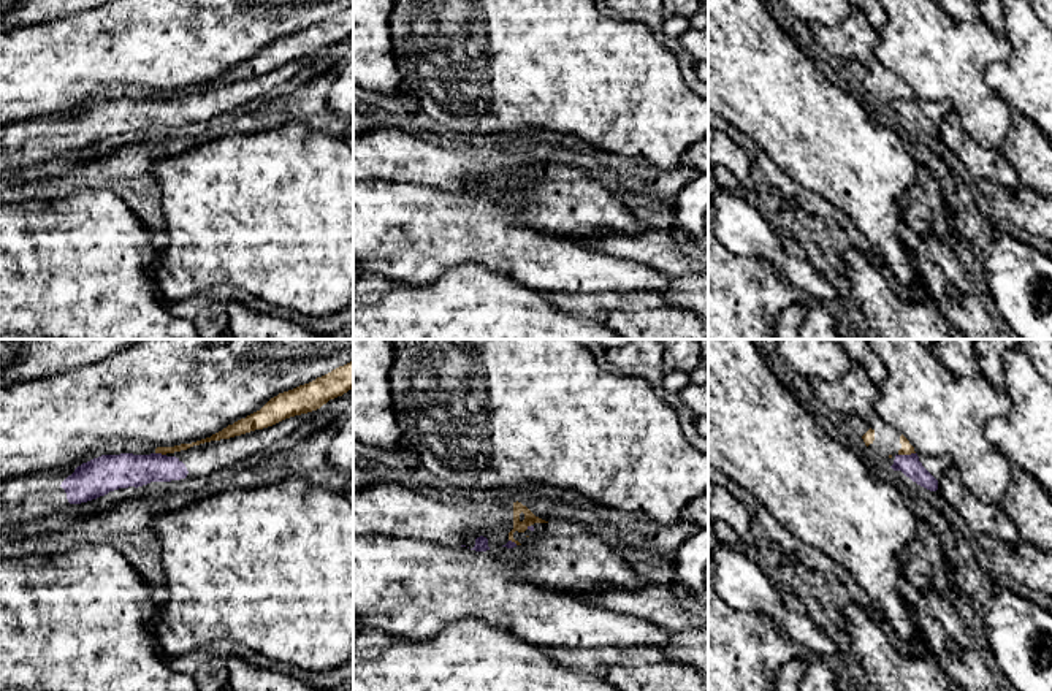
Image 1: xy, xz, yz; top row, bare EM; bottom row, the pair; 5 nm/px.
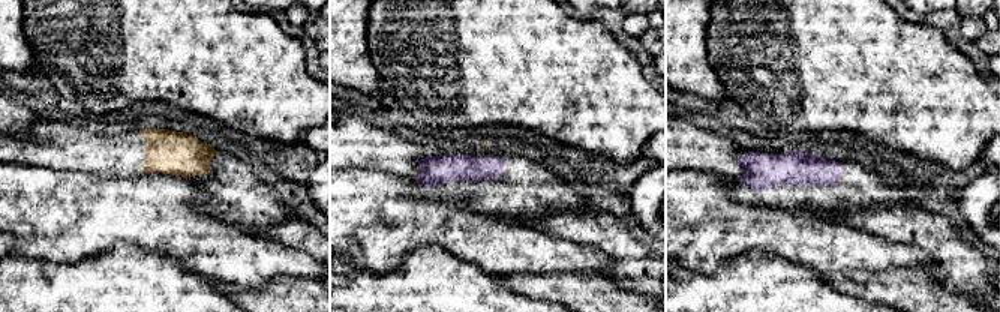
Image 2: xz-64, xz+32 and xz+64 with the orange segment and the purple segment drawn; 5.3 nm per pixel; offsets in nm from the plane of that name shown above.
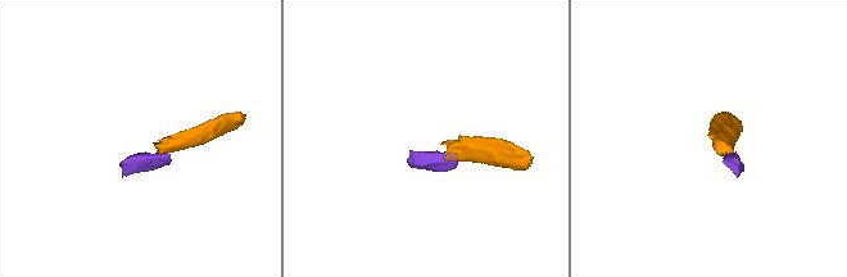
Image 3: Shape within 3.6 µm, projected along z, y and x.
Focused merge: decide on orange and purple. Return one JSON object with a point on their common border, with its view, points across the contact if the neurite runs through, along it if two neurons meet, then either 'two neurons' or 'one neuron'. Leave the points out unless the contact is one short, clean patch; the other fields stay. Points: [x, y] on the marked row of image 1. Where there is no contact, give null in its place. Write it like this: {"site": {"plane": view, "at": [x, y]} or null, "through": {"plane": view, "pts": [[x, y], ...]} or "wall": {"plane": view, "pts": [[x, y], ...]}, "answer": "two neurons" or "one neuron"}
{"site": {"plane": "yz", "at": [907, 454]}, "wall": {"plane": "yz", "pts": [[914, 452], [899, 455]]}, "answer": "two neurons"}

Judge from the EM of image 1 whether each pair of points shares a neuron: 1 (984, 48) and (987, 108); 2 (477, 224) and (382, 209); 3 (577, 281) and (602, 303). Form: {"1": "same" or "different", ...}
{"1": "same", "2": "same", "3": "different"}

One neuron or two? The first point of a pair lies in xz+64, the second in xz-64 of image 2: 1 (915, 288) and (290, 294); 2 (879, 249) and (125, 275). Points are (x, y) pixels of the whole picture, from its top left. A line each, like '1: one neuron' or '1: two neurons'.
1: one neuron
2: two neurons

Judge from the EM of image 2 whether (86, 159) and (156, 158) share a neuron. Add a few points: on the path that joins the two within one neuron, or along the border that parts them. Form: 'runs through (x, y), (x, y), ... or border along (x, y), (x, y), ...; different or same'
runs through (104, 156), (138, 156); same

